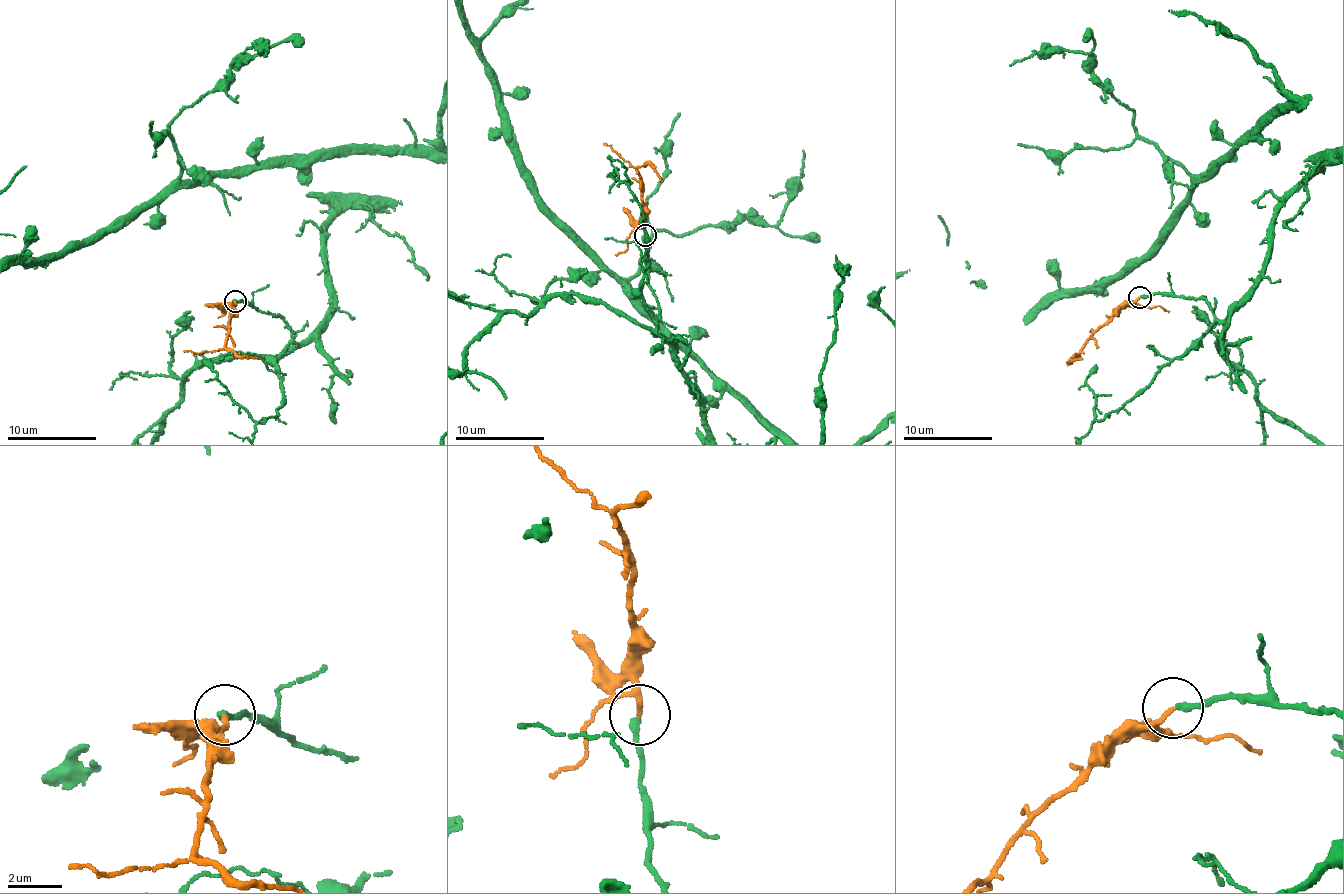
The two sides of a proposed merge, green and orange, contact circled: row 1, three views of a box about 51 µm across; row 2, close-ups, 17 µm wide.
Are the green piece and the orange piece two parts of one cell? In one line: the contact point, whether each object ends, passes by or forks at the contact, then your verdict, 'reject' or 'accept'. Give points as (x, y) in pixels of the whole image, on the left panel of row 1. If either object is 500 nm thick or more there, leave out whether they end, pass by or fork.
(235, 301) | green ends | orange passes by | accept

